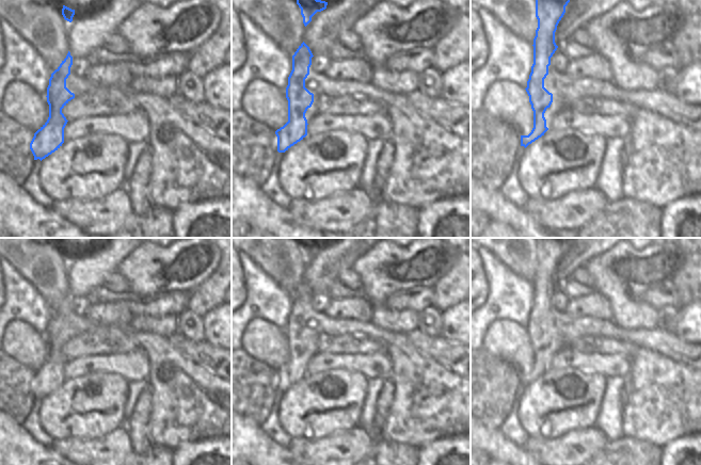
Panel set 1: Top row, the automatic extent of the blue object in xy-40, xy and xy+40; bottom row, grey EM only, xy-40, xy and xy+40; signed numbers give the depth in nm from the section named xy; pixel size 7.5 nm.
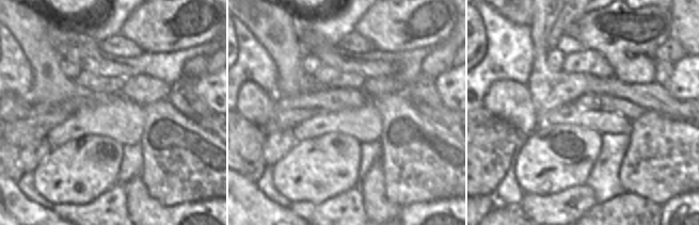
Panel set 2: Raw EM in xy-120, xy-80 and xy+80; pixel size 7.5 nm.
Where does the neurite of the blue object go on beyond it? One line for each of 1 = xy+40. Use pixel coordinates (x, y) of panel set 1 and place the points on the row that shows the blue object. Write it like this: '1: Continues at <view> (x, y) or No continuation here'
1: No continuation here.

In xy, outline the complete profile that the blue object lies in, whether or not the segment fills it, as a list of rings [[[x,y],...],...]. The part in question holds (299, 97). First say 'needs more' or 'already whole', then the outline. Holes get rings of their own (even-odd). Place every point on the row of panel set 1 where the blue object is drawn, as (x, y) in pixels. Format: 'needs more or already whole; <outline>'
already whole; [[[304,42],[292,55],[292,70],[286,87],[288,122],[275,131],[278,153],[285,153],[307,135],[305,113],[314,102],[314,94],[305,87],[305,79],[309,75],[313,57]]]

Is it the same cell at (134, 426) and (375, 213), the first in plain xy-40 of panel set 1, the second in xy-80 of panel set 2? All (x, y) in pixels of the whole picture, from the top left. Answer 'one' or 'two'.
one

